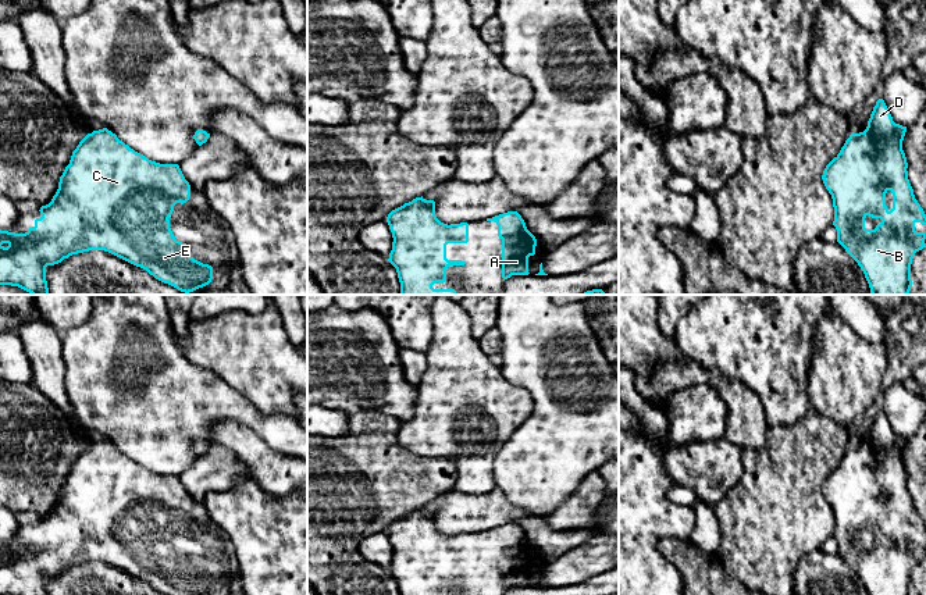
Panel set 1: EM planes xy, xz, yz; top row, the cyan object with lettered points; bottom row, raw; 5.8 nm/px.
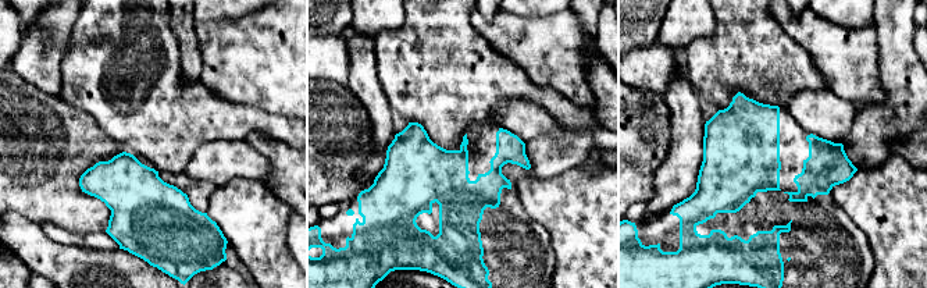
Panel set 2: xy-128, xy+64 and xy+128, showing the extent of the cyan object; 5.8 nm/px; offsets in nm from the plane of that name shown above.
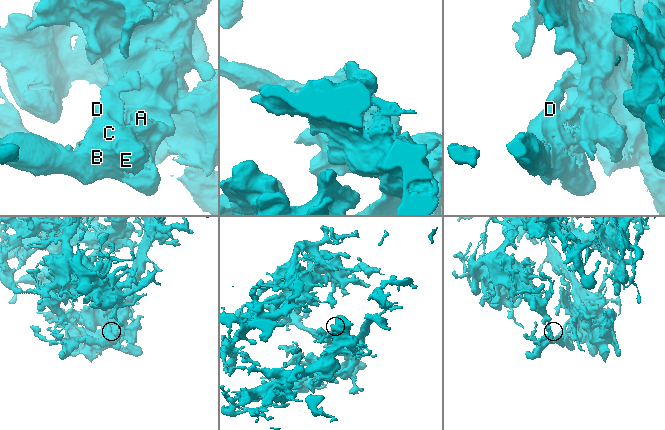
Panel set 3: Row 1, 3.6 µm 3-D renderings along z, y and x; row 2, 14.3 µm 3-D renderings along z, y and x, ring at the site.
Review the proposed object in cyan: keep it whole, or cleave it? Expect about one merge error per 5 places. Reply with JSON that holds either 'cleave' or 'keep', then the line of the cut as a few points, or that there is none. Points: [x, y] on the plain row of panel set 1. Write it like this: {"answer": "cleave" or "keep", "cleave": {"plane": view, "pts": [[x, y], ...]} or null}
{"answer": "keep", "cleave": null}

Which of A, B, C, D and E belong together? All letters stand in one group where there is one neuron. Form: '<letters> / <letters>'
A B C D E

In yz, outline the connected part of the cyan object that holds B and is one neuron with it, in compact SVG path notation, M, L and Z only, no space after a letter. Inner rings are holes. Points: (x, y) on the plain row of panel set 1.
M879 410L866 441L850 446L822 487L833 510L837 553L858 574L868 595L912 595L912 570L926 559L926 544L915 542L916 534L926 537L926 525L908 491L908 474L902 462L905 443L907 438L895 435L884 411ZM868 527L882 534L875 541L866 541Z

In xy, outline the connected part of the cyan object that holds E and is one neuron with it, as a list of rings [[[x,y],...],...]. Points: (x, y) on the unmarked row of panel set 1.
[[[107,439],[88,445],[72,463],[70,475],[60,488],[51,513],[40,519],[40,530],[25,545],[0,541],[0,595],[47,595],[46,578],[61,574],[72,566],[104,562],[164,595],[210,595],[213,578],[195,571],[189,557],[175,551],[170,527],[177,514],[186,514],[190,496],[178,475],[160,475],[135,463]]]

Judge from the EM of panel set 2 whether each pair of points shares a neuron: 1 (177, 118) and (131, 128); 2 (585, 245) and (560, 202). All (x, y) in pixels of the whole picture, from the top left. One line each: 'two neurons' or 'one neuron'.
1: one neuron
2: one neuron

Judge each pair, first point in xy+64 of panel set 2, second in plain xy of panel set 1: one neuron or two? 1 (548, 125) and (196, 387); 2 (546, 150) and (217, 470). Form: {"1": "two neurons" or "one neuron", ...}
{"1": "two neurons", "2": "one neuron"}

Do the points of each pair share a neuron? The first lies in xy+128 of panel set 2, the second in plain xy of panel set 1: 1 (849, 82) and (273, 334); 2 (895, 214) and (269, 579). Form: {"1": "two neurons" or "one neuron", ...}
{"1": "one neuron", "2": "one neuron"}

